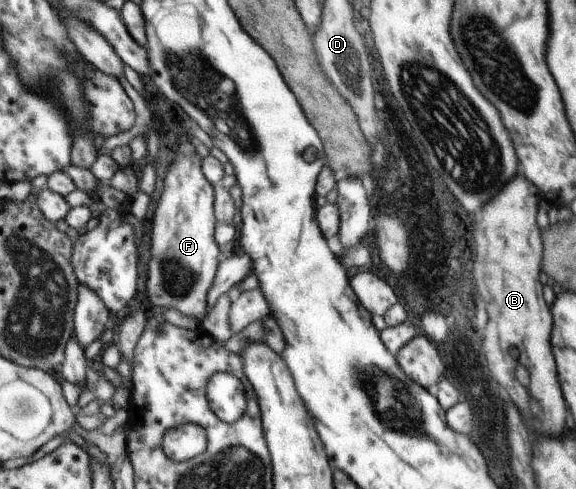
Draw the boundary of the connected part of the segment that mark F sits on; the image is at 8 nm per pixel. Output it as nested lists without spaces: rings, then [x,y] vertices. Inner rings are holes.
[[[181,134],[177,146],[175,158],[168,166],[163,178],[163,190],[158,195],[151,219],[150,235],[150,259],[147,263],[146,291],[145,295],[151,305],[161,309],[177,309],[181,315],[194,317],[199,325],[201,317],[205,315],[205,295],[212,286],[213,273],[217,265],[217,244],[213,241],[213,207],[214,189],[212,184],[201,171],[200,159],[195,155],[193,147],[187,143],[187,139]]]

